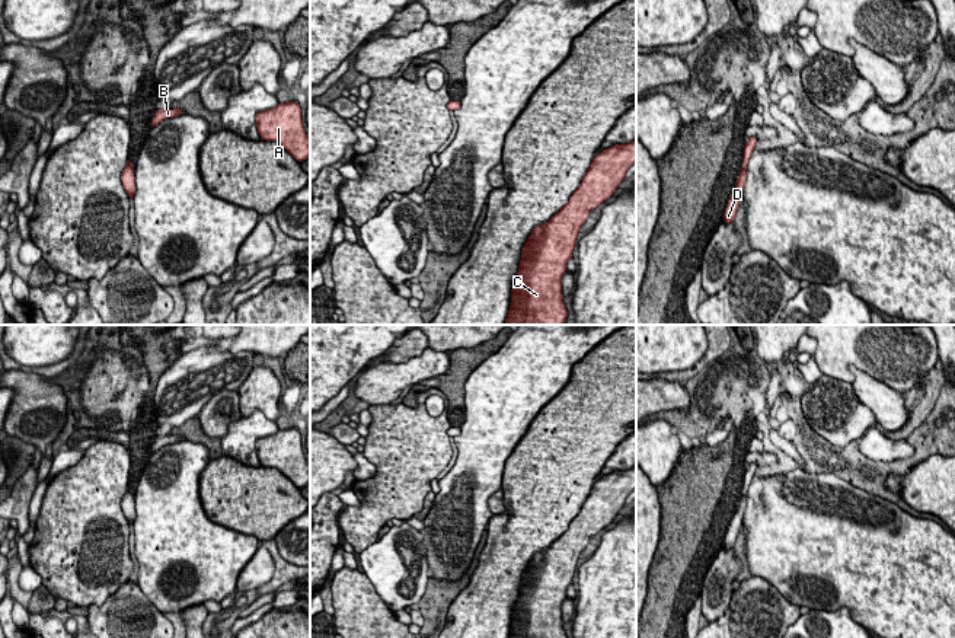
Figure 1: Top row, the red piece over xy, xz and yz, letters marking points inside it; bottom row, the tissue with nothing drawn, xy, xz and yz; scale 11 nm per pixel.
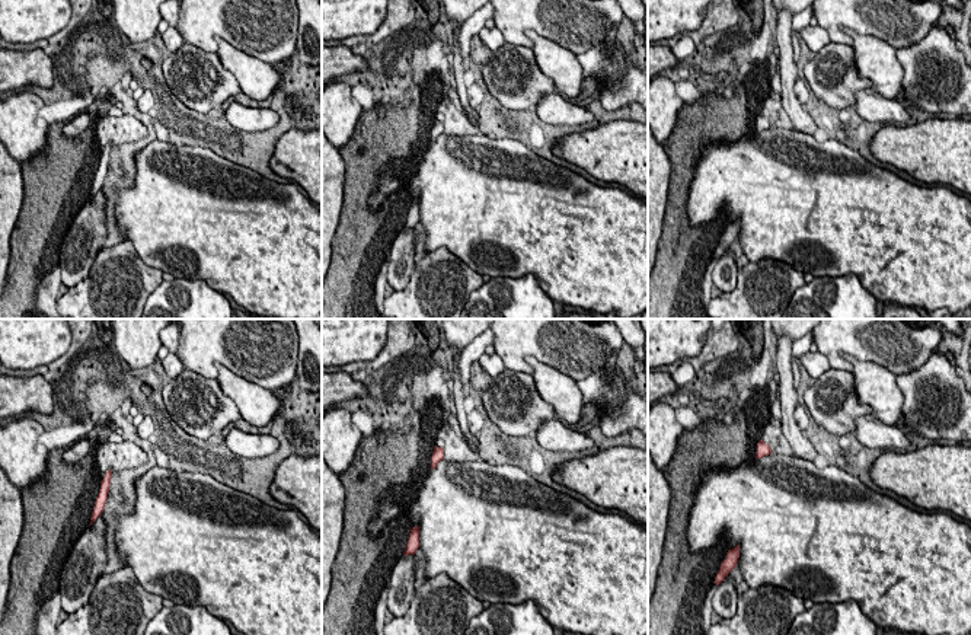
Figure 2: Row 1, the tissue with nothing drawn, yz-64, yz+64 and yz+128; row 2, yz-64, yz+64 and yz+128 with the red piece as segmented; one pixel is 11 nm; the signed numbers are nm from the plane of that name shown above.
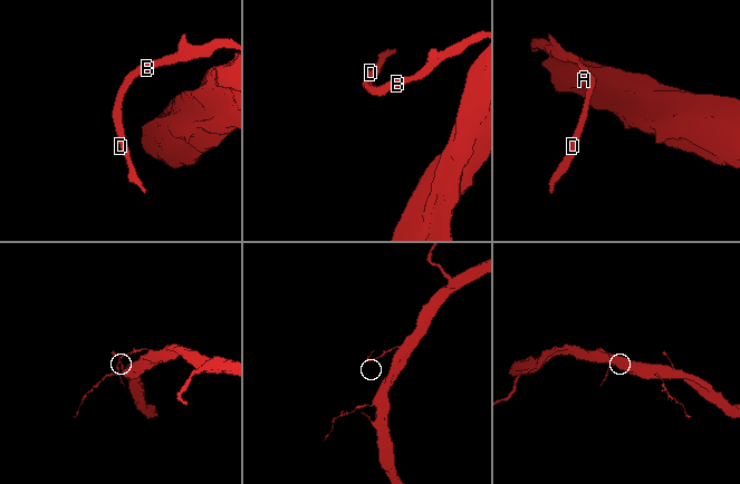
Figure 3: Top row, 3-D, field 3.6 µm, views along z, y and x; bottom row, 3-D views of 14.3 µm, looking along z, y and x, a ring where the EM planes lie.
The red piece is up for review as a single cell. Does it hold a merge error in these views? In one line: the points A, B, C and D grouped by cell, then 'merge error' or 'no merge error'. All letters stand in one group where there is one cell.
A B C D | no merge error

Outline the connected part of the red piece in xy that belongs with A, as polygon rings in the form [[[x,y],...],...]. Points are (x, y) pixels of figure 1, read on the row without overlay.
[[[297,428],[278,430],[272,436],[258,438],[255,446],[261,466],[278,469],[297,488],[310,484],[310,465]]]

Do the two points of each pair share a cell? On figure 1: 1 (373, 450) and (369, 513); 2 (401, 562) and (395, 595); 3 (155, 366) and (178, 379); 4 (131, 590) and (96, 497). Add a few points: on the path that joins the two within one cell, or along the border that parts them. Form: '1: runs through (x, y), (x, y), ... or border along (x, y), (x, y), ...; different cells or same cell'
1: runs through (383, 466), (383, 497); same cell
2: runs through (399, 570), (399, 581), (395, 587); same cell
3: border along (182, 354), (160, 376), (155, 395), (149, 401); different cells
4: border along (128, 580), (102, 603); different cells

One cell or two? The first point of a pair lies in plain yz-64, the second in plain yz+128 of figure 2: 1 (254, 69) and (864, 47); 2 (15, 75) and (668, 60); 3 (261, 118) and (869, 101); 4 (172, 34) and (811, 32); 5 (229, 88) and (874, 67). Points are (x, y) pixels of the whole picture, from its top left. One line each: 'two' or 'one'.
1: one
2: one
3: one
4: one
5: two

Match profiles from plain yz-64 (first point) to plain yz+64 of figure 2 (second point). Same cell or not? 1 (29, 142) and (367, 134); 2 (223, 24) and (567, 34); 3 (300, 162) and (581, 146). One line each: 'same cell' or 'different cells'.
1: different cells
2: same cell
3: same cell

